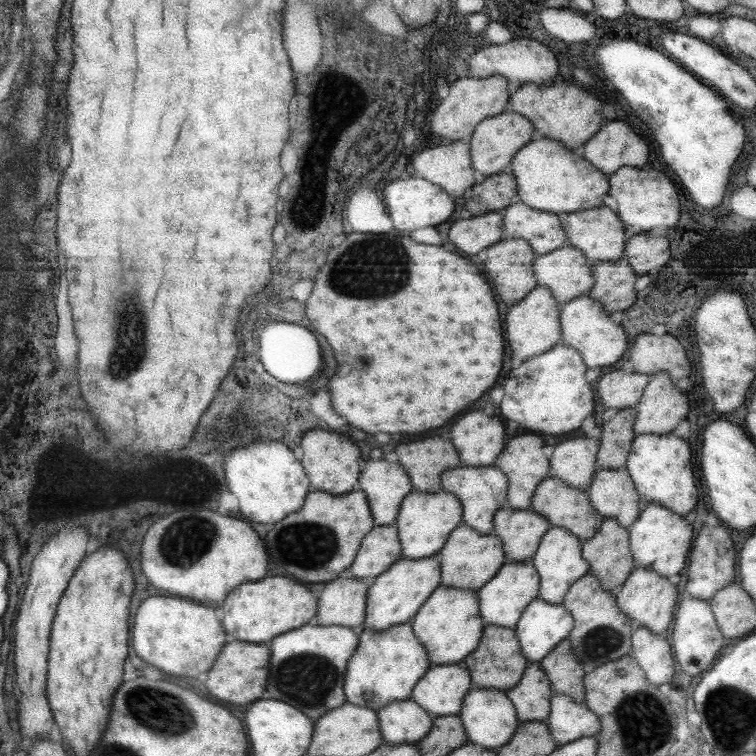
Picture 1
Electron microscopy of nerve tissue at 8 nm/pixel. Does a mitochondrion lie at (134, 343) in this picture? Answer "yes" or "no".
yes

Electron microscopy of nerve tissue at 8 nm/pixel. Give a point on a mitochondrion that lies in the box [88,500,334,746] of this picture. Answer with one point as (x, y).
(155, 711)

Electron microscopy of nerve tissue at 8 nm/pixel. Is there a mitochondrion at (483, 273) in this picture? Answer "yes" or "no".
no

